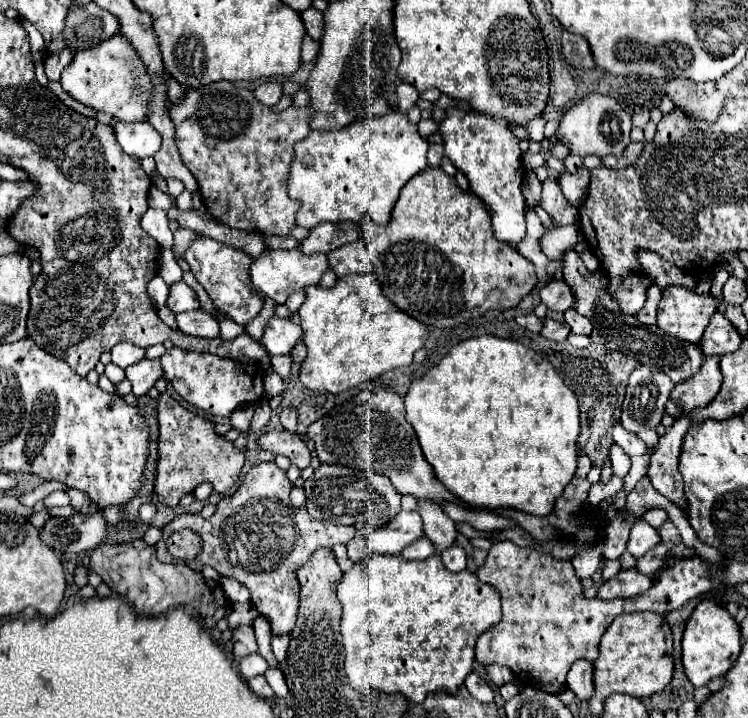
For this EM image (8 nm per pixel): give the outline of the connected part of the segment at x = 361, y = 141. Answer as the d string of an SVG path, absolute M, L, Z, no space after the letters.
M392 110L380 118L370 118L364 122L354 122L348 128L334 132L310 132L308 138L300 140L296 146L296 156L290 168L288 194L290 198L300 202L300 210L296 212L296 224L304 228L314 228L320 222L354 222L358 224L364 214L370 214L372 220L380 226L386 226L392 218L392 208L398 200L402 186L422 172L426 164L428 142L418 134L416 124L408 122L408 118Z

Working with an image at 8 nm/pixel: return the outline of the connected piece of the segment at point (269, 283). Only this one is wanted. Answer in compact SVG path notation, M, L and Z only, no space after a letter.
M296 248L294 250L264 250L260 256L256 256L252 260L250 280L256 288L266 292L274 302L284 304L292 292L298 292L298 290L302 290L304 286L310 286L310 284L318 284L322 274L328 268L330 266L328 266L328 260L326 260L324 254L306 256L306 254L298 252Z

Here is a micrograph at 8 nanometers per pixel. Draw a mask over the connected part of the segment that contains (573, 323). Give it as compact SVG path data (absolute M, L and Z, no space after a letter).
M574 308L566 310L566 312L564 312L564 316L566 316L566 322L570 324L570 328L572 328L572 332L574 332L574 334L590 336L590 332L592 332L592 324L590 324L590 320L588 320L588 318L580 316Z

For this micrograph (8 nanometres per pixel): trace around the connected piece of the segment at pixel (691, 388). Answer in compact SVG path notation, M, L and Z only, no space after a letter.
M706 356L702 370L696 376L676 384L672 396L668 398L666 414L670 414L672 418L680 418L694 408L708 406L722 384L722 372L718 362L718 356Z

